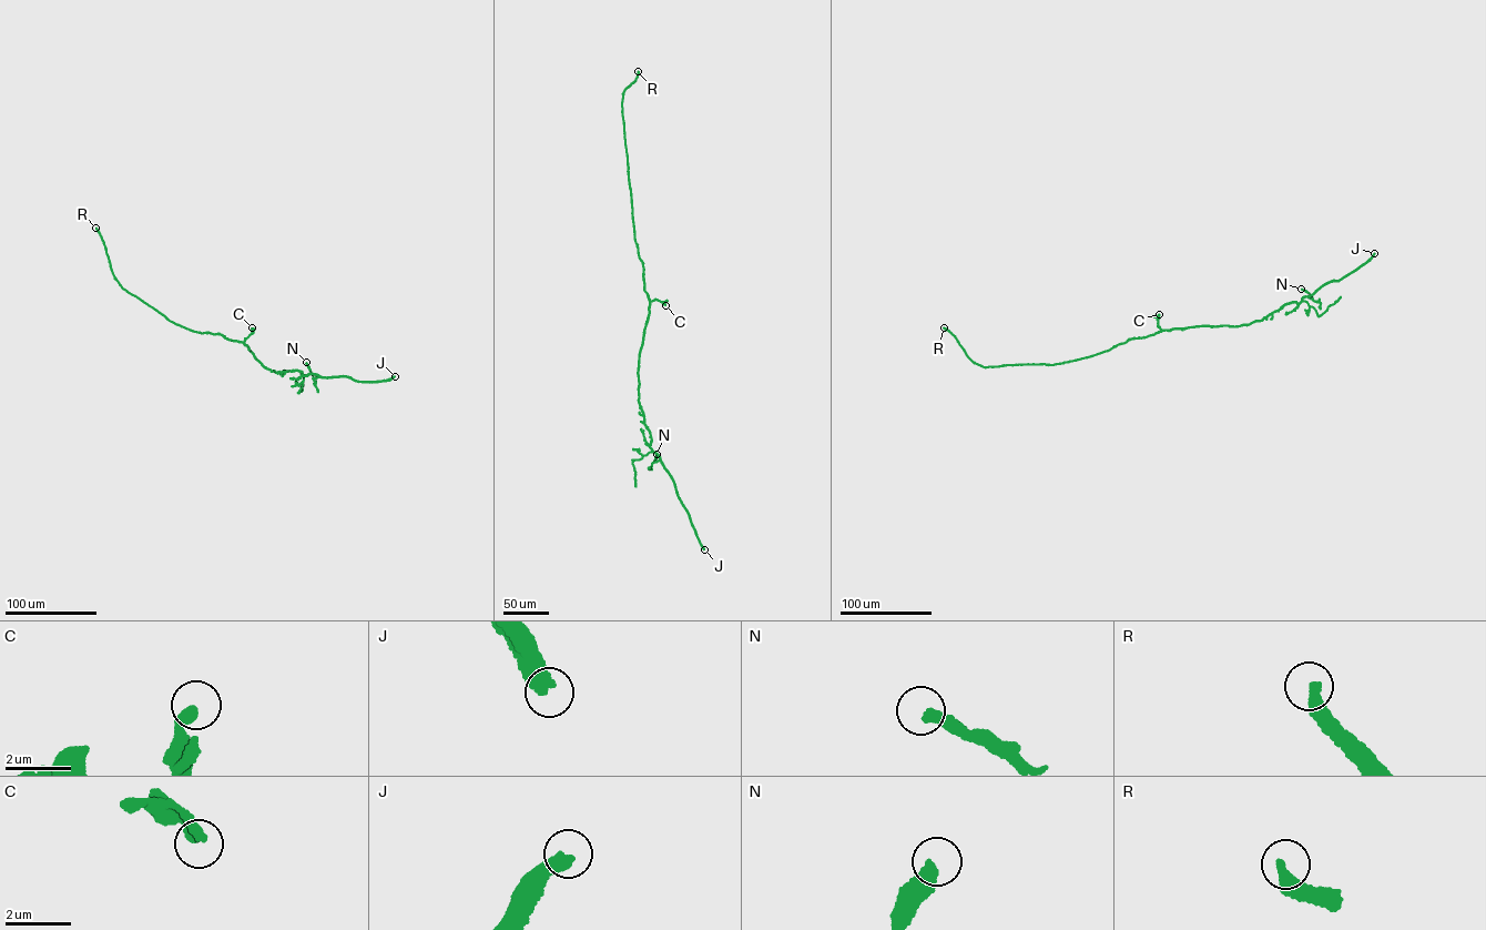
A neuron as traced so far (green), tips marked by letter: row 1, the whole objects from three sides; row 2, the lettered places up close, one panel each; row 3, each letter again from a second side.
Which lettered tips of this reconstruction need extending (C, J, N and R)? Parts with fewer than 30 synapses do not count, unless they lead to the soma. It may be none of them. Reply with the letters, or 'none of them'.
R

